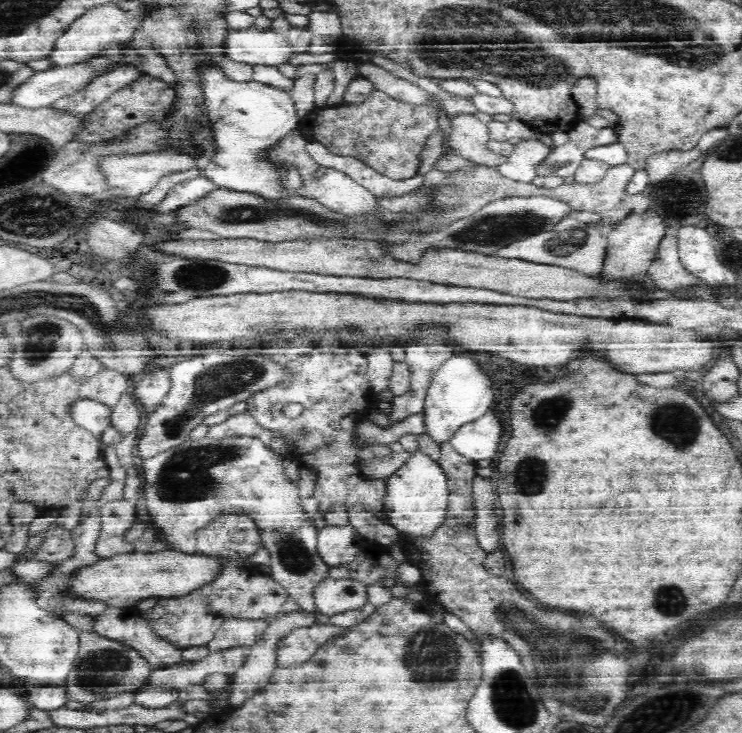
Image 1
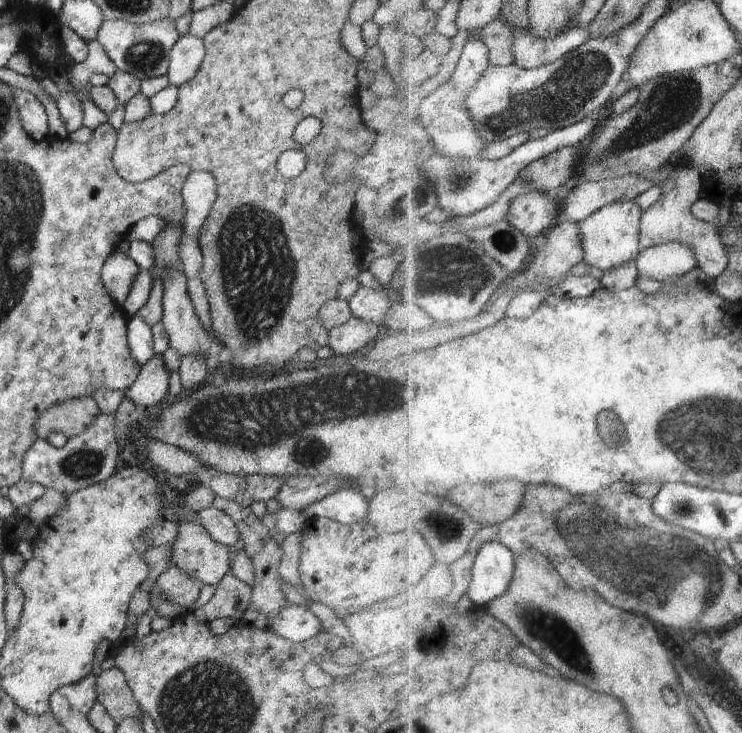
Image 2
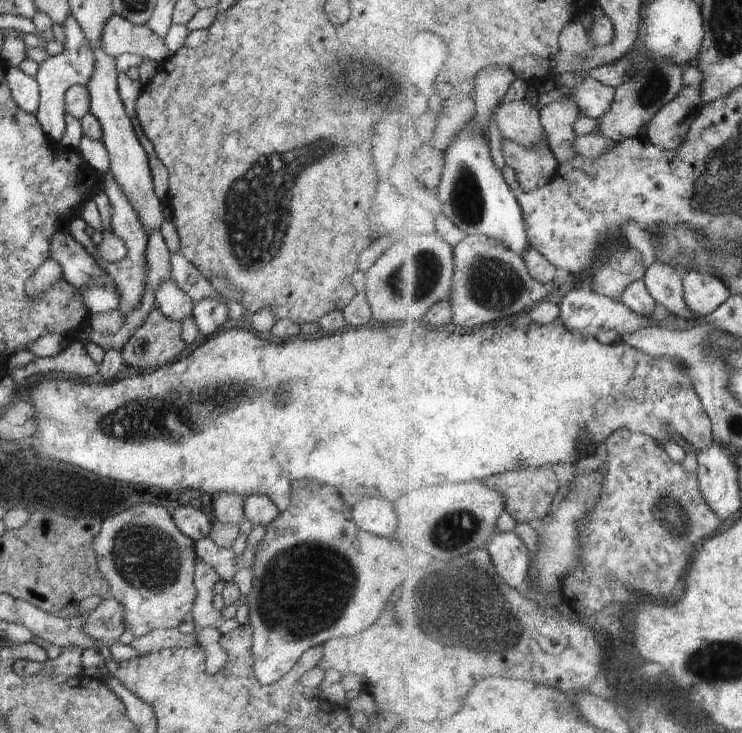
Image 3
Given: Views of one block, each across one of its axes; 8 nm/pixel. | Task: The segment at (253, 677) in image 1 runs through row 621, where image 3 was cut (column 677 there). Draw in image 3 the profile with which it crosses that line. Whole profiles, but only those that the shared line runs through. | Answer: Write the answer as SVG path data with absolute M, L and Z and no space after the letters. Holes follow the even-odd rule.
M658 260L647 270L645 281L659 304L663 304L676 316L696 322L704 315L696 314L689 308L685 299L684 275L680 268Z

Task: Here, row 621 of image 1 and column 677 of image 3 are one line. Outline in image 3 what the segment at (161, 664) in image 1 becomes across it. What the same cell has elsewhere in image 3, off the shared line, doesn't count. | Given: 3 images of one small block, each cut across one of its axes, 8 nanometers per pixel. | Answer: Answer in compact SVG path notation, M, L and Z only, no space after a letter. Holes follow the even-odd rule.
M699 65L685 70L682 92L658 112L649 124L648 136L654 144L666 150L678 150L704 106L702 100L704 70Z

